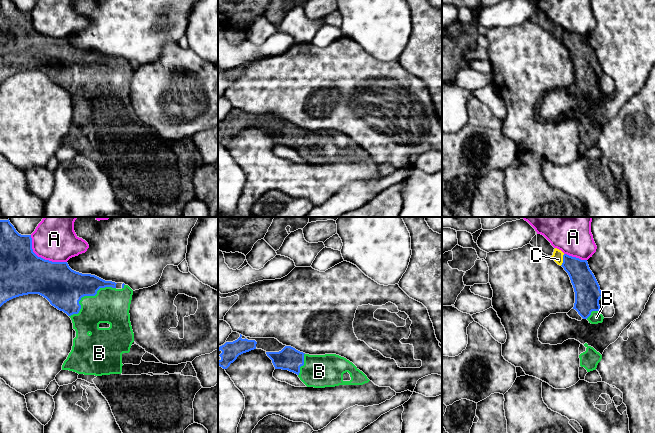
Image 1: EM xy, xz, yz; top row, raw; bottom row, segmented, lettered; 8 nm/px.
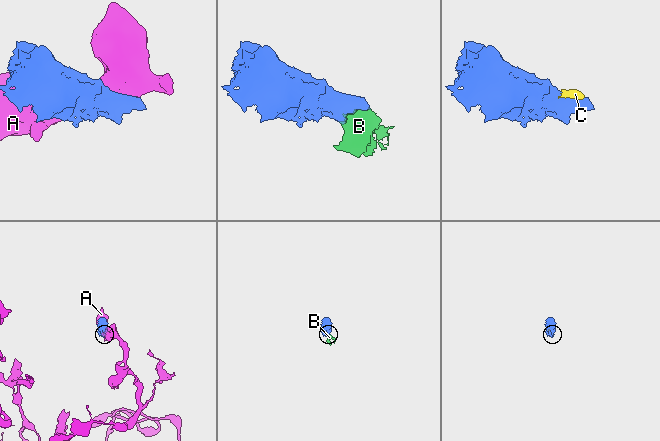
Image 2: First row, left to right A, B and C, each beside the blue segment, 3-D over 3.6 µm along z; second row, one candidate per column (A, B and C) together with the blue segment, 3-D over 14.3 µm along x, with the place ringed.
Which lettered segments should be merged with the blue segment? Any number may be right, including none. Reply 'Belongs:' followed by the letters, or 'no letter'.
Belongs: B, C

